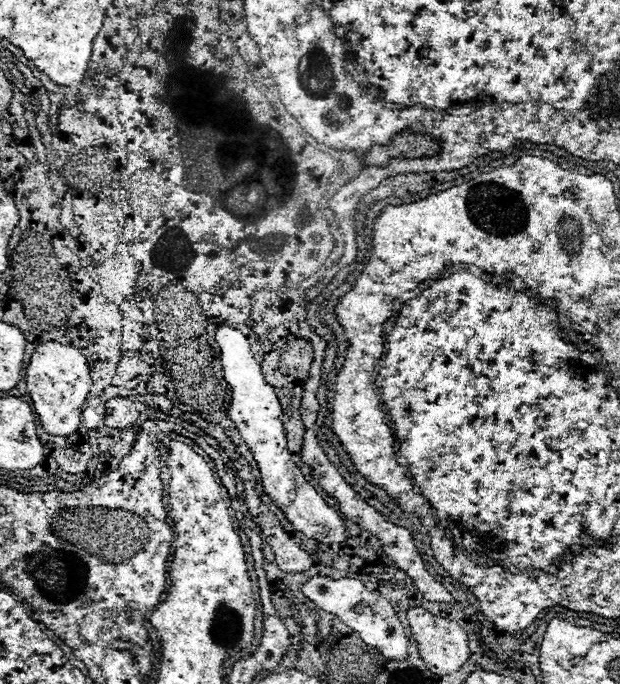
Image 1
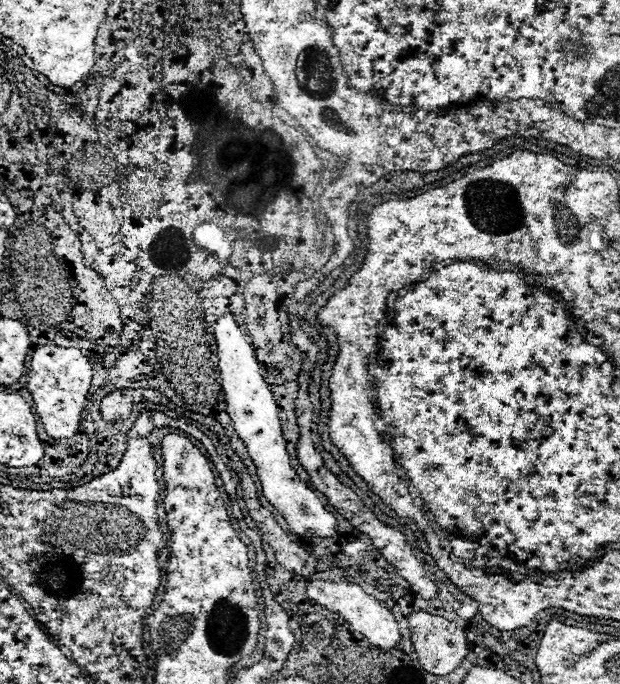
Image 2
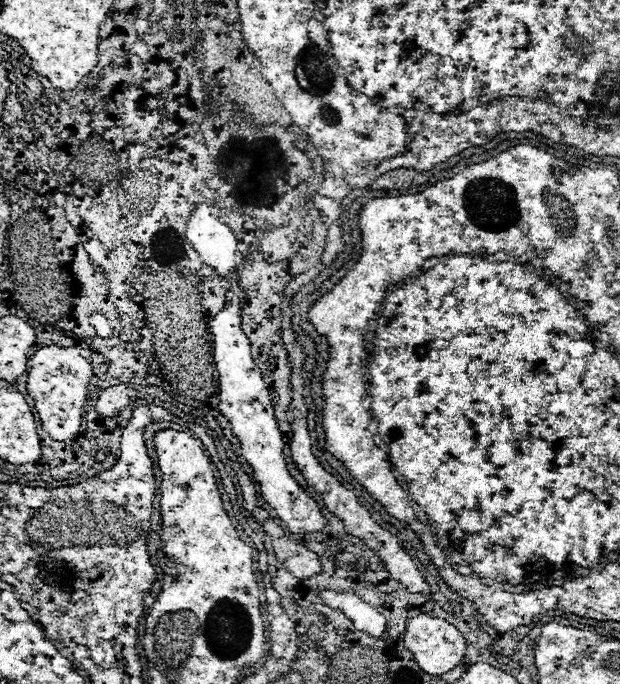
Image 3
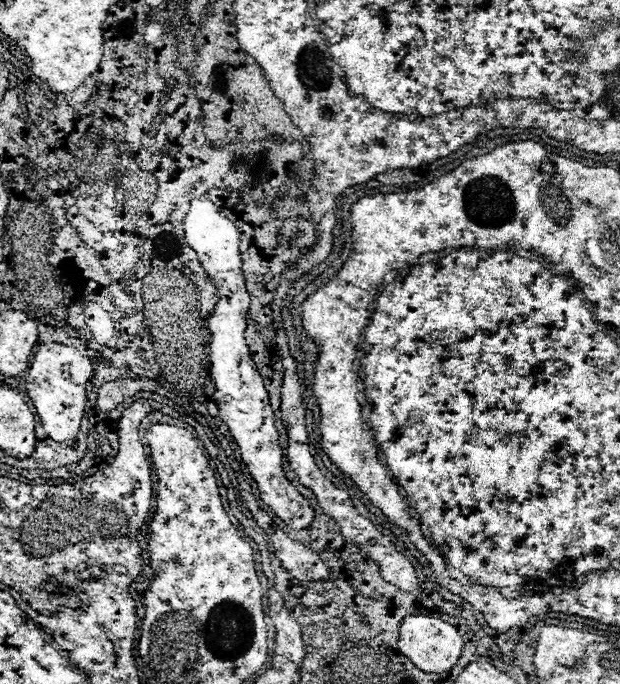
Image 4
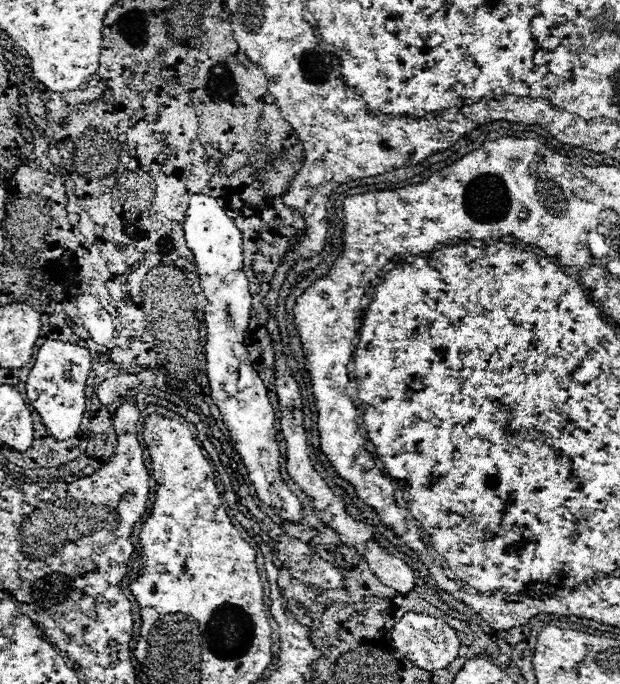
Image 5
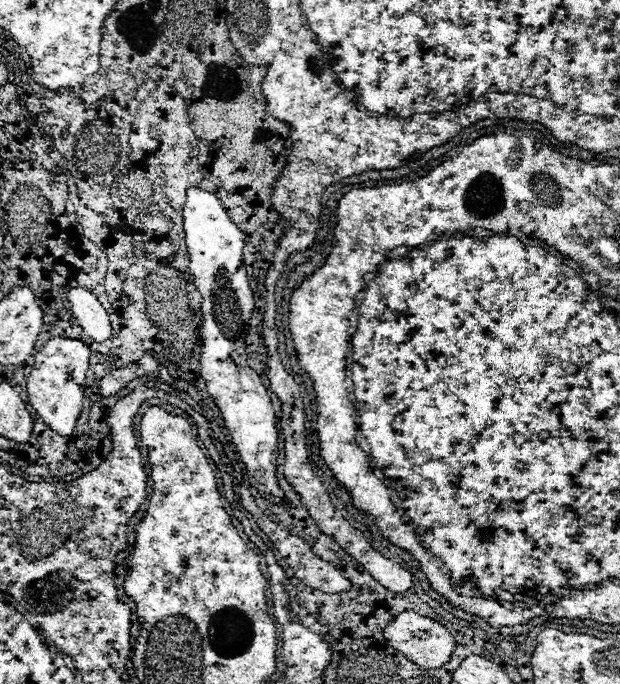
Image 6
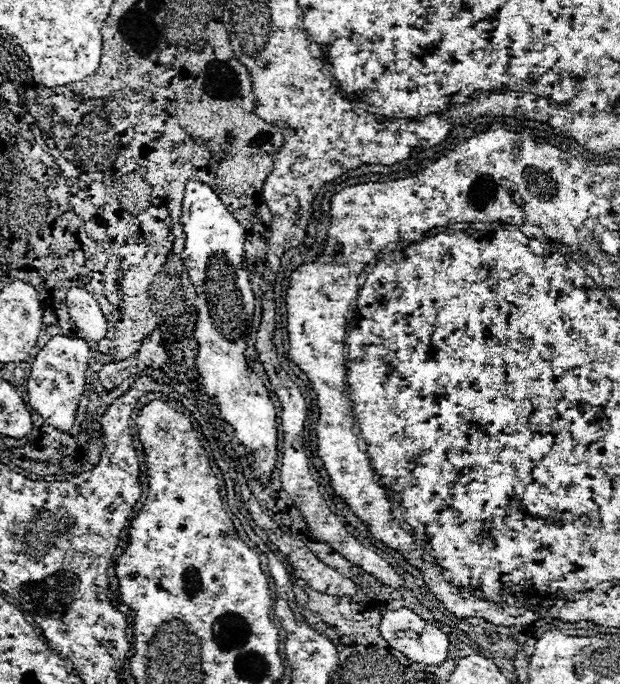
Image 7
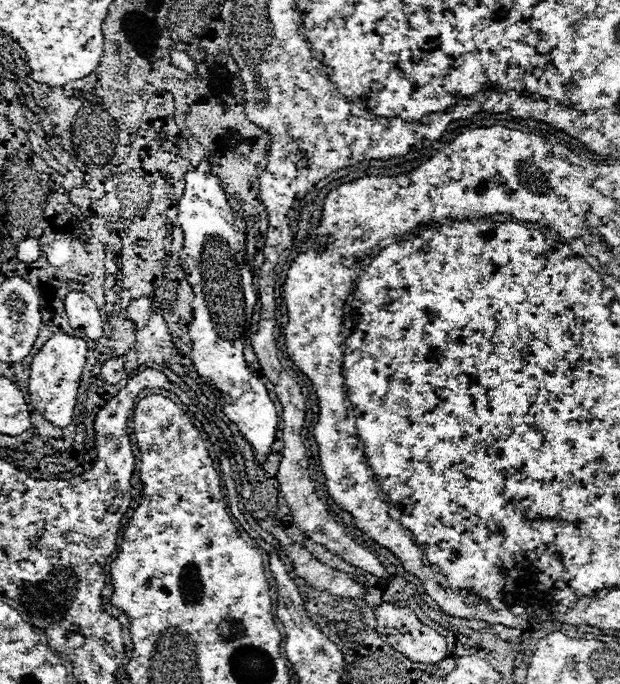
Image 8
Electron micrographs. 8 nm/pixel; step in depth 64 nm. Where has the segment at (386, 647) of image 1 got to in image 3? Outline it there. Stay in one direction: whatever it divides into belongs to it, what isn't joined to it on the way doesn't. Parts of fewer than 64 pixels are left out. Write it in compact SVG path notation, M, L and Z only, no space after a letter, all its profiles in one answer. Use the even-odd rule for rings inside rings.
M324 590L322 598L326 604L330 604L336 610L342 610L358 630L364 630L376 638L382 636L386 630L386 618L376 612L370 604L362 602L354 592L334 592L334 590Z

